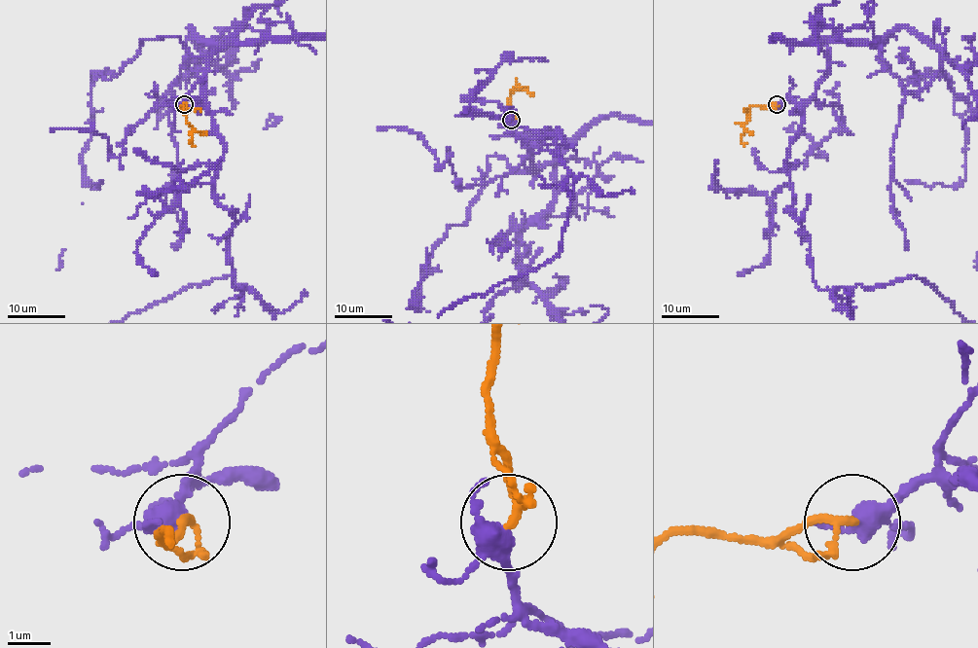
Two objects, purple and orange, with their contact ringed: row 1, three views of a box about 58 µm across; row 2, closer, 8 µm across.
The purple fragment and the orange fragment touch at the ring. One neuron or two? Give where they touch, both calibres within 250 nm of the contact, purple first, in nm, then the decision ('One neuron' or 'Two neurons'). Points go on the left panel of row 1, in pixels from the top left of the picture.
Place: (184, 104). Thickness 360 nm (purple) against 150 nm. One neuron

